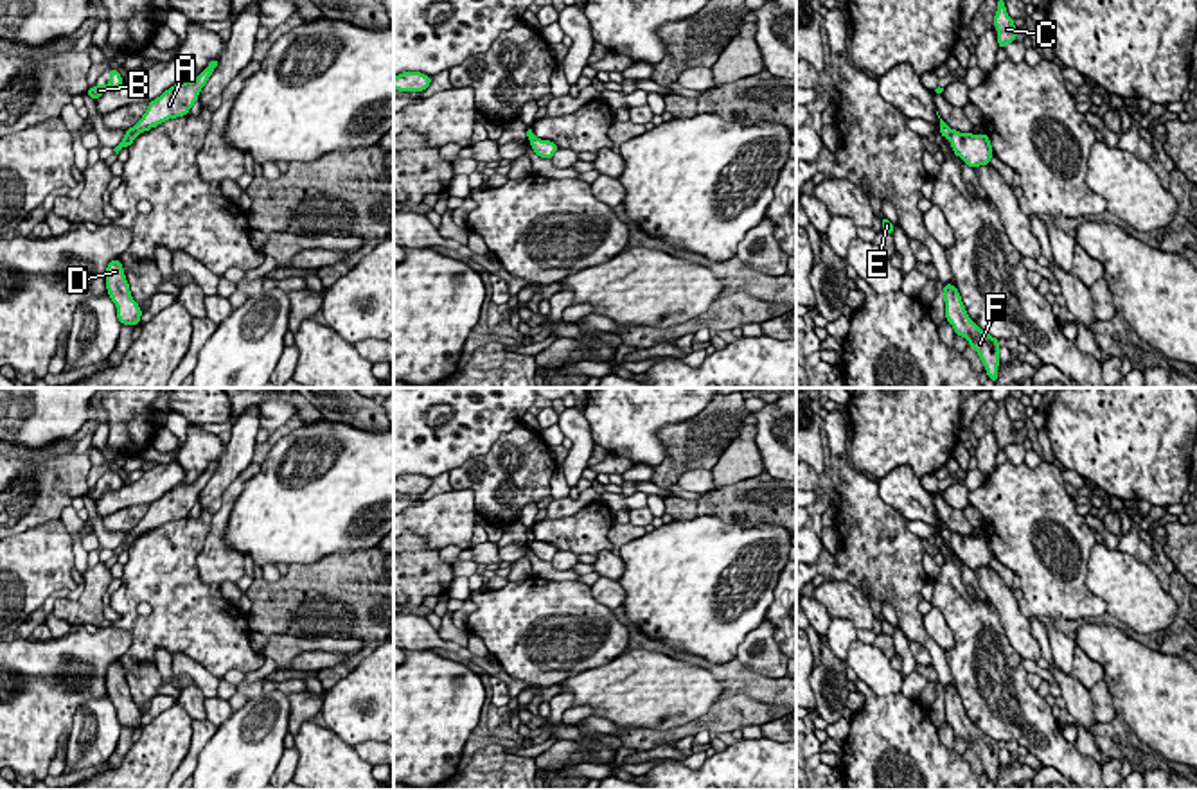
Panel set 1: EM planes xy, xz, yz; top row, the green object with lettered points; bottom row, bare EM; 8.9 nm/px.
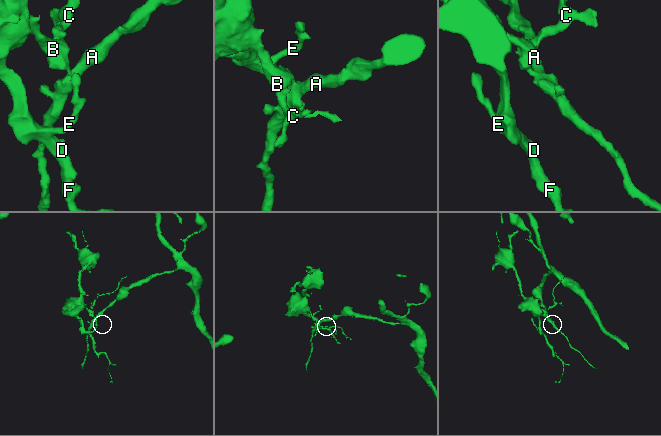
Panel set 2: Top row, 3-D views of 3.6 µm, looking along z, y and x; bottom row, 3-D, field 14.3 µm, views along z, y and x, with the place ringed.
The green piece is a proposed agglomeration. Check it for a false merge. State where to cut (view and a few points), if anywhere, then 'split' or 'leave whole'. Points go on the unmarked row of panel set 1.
yz (951, 532), (949, 541) | split

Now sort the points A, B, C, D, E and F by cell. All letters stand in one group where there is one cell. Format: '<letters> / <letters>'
A / B C D E F

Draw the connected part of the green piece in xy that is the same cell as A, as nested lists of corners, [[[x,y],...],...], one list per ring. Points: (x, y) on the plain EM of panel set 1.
[[[212,461],[194,483],[180,483],[151,503],[142,521],[126,533],[122,544],[113,553],[119,557],[119,553],[129,549],[140,535],[149,533],[169,521],[189,517],[189,512],[198,503],[201,490],[207,487],[217,465],[219,461]]]

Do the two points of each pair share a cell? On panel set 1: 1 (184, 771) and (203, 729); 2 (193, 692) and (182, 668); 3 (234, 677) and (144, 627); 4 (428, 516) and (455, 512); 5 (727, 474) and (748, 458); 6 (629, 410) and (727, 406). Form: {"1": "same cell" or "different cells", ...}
{"1": "same cell", "2": "different cells", "3": "different cells", "4": "same cell", "5": "same cell", "6": "different cells"}

